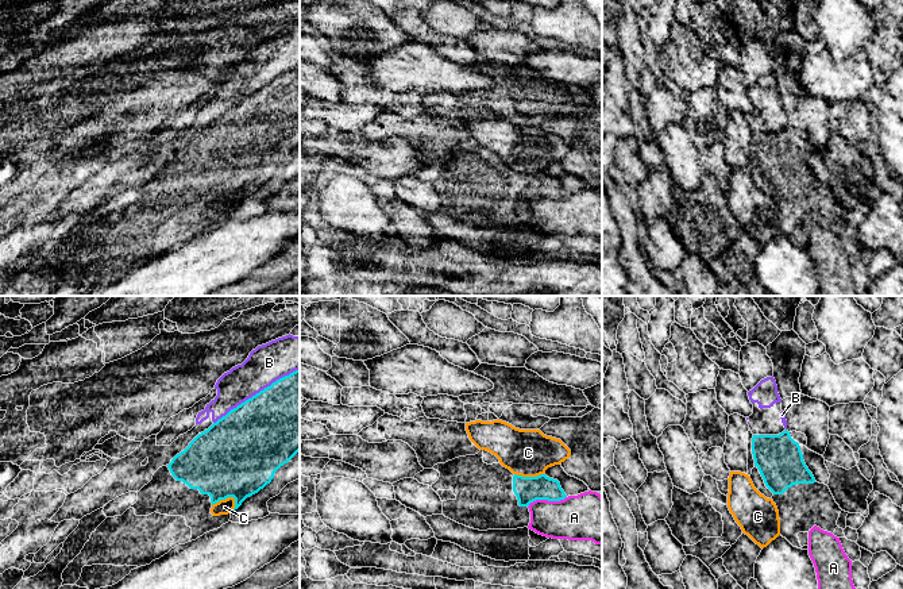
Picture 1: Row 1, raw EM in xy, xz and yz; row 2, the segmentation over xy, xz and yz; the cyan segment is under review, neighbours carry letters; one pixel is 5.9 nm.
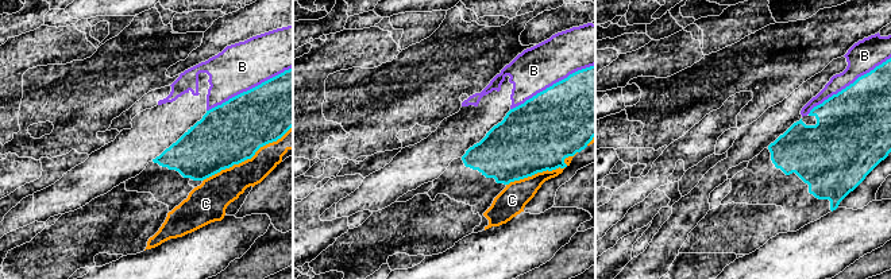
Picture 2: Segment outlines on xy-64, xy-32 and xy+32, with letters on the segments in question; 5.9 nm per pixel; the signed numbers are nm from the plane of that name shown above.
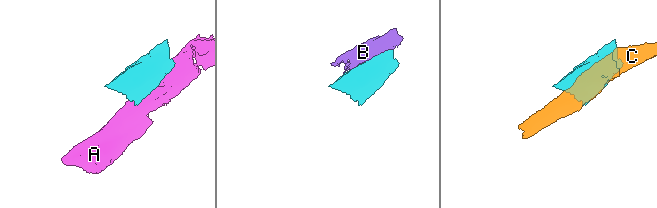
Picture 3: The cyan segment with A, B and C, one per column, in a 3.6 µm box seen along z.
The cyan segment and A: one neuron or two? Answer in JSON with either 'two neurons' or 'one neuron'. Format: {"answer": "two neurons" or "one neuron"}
{"answer": "two neurons"}

